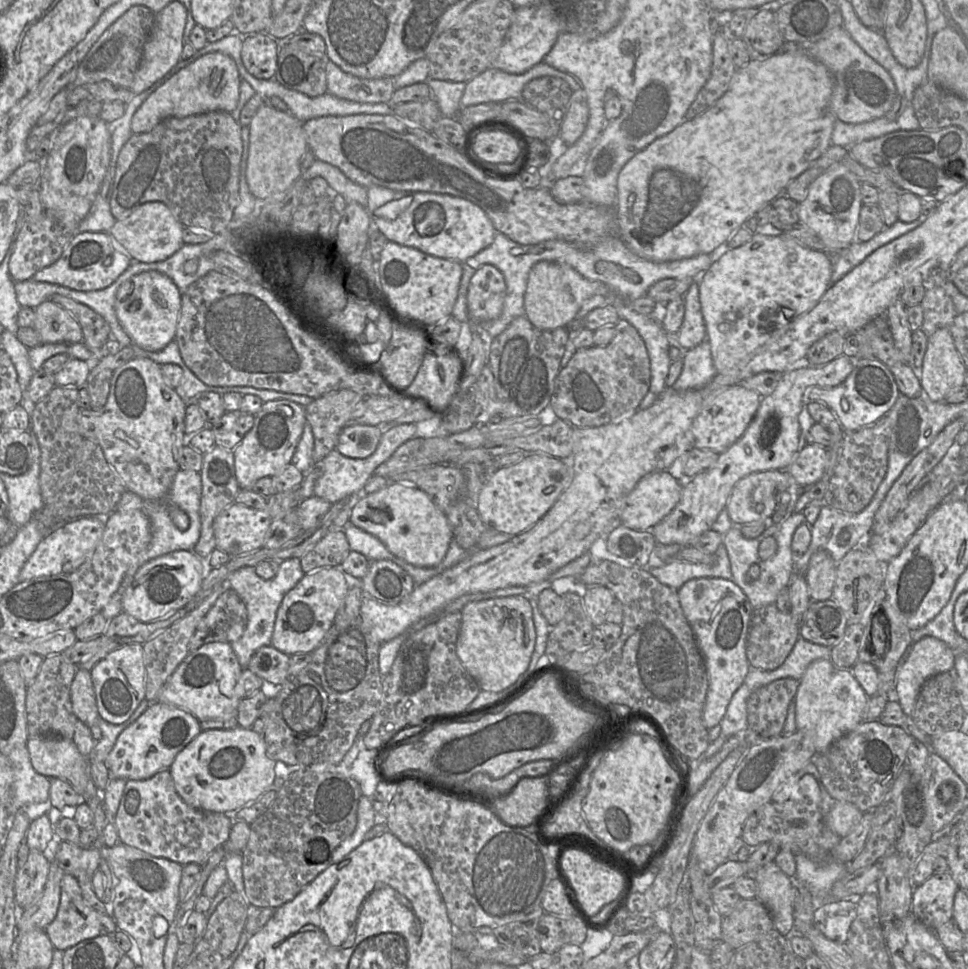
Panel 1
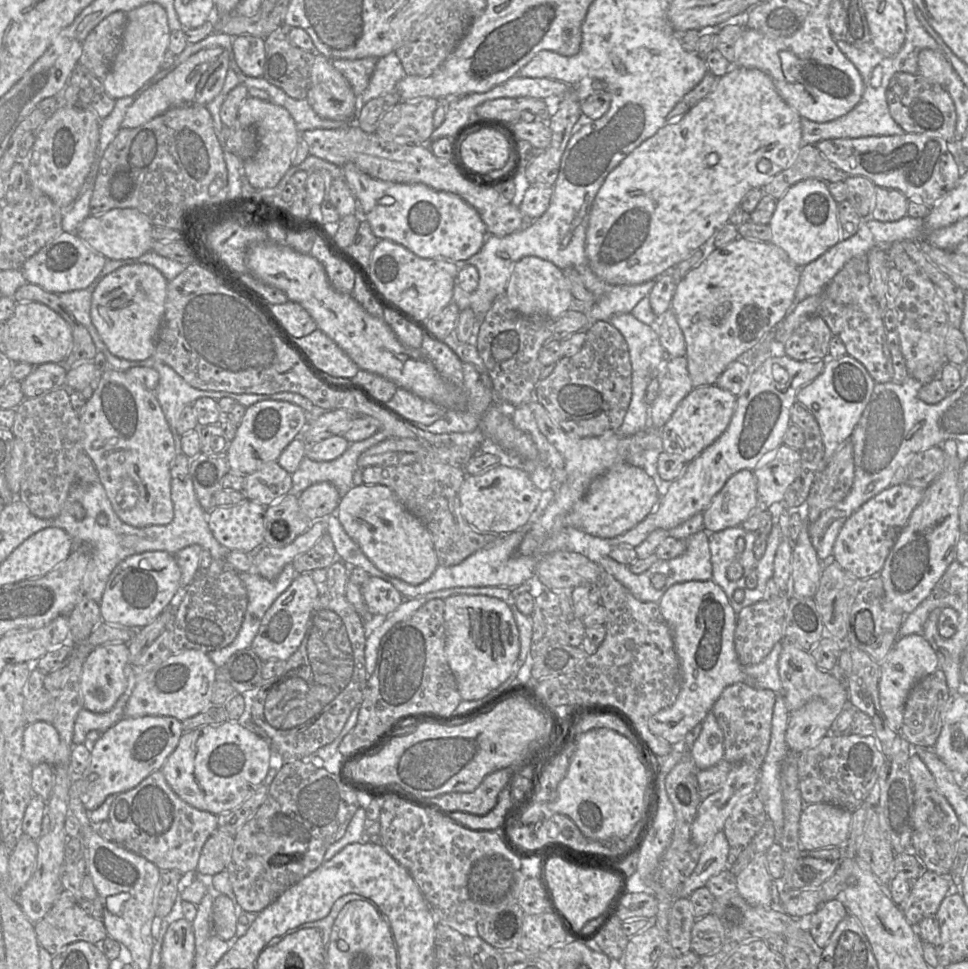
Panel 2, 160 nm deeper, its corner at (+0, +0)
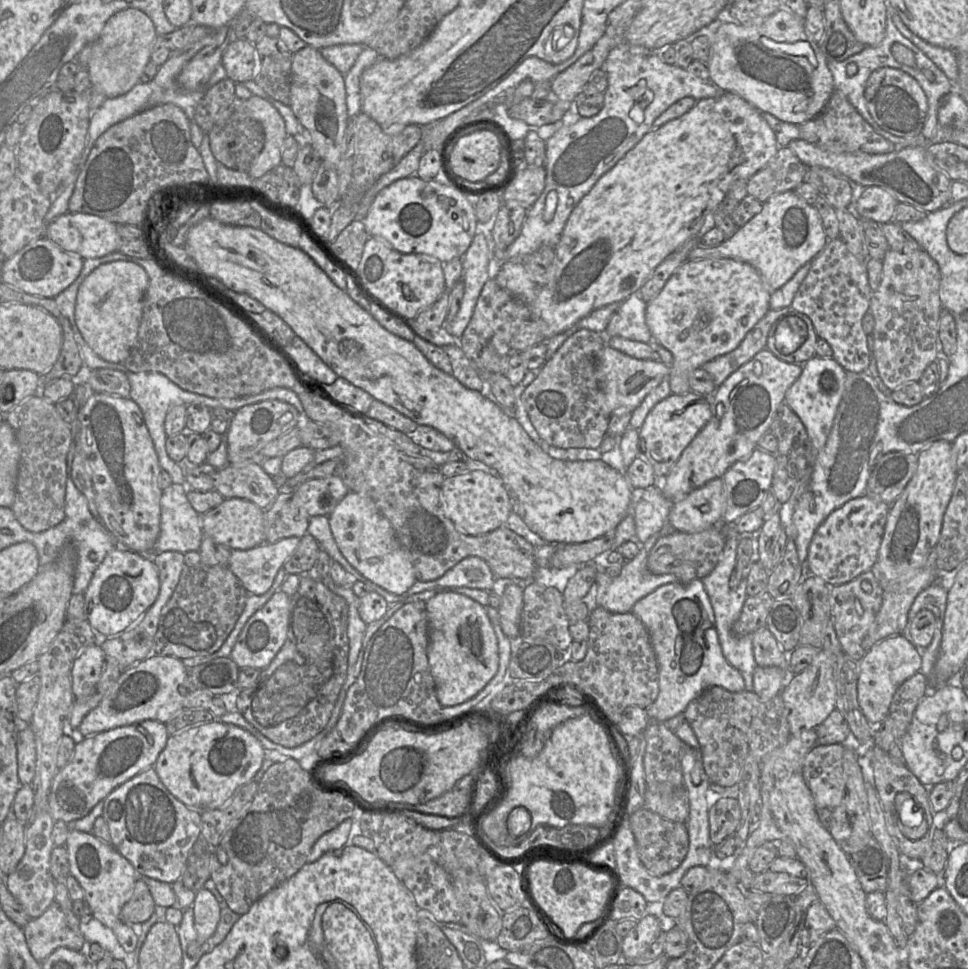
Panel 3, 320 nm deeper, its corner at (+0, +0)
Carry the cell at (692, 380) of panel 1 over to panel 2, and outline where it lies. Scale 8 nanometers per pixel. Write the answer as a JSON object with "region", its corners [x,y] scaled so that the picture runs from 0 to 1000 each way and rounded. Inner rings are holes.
{"region":[[[708,367],[692,369],[681,387],[681,406],[671,417],[670,439],[682,443],[694,429],[701,416],[717,401]]]}

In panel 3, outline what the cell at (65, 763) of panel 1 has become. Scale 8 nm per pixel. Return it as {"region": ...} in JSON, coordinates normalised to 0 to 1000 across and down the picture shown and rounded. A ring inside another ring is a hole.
{"region":[[[72,856],[67,874],[70,879],[72,903],[85,915],[87,929],[93,935],[97,948],[117,961],[128,981],[137,982],[142,977],[143,966],[134,955],[125,950],[123,944],[137,923],[139,912],[145,906],[144,902],[116,871],[105,869],[96,860]]]}

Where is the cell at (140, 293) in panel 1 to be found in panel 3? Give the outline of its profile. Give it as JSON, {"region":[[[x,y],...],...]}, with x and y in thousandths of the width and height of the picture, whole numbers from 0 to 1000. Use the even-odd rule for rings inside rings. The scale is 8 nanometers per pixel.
{"region":[[[119,269],[97,278],[83,294],[77,316],[79,335],[93,359],[108,373],[127,376],[133,368],[143,347],[154,292],[155,287],[146,275]]]}

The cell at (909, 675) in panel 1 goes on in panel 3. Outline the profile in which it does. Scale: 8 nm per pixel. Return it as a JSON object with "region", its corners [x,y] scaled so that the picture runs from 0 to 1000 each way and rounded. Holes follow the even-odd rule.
{"region":[[[933,654],[915,658],[895,673],[887,682],[885,715],[887,729],[901,748],[908,748],[916,741],[925,714],[932,705],[950,692],[951,686],[951,675]]]}

